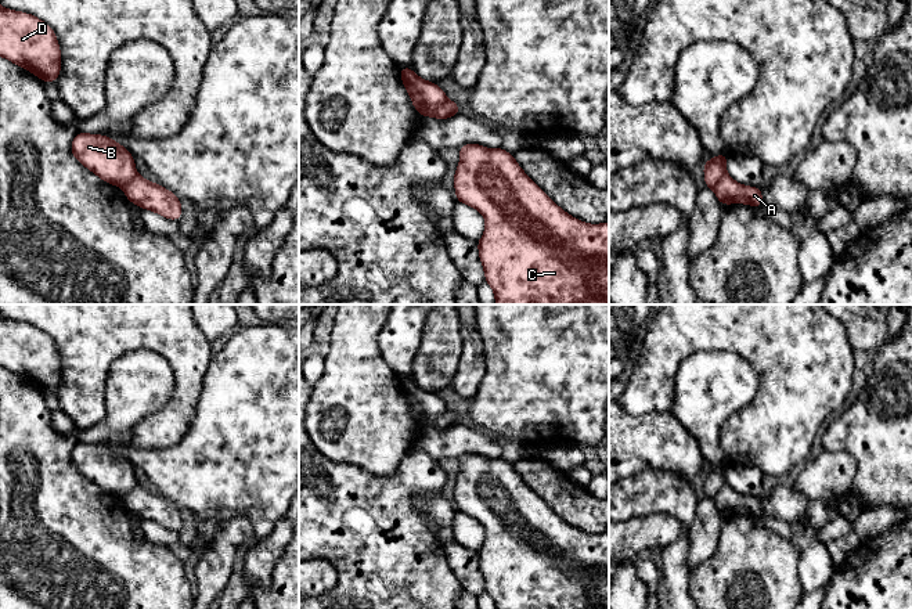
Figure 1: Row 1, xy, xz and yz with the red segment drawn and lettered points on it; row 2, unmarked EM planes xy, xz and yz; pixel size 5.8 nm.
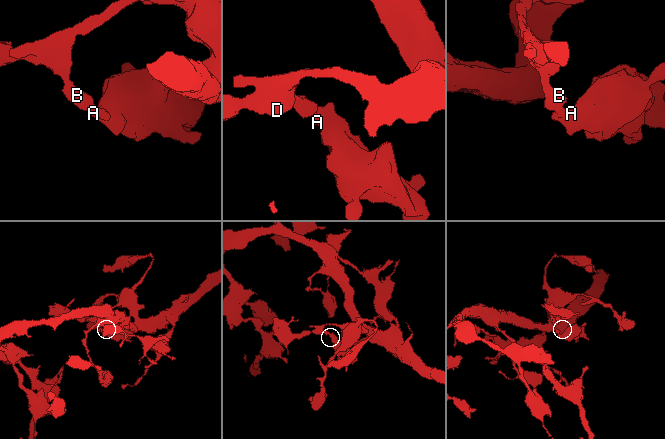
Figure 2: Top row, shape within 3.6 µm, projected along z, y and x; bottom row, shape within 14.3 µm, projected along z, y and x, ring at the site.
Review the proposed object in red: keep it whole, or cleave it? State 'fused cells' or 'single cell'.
fused cells

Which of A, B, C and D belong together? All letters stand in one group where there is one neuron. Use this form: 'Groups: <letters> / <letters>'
Groups: A C / B D

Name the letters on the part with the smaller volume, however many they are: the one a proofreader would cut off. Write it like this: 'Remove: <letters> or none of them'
Remove: A, C

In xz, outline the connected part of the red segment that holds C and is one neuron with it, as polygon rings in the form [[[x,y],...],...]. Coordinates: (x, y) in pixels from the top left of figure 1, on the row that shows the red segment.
[[[462,144],[458,149],[455,199],[479,210],[486,220],[477,249],[495,304],[609,304],[609,221],[587,224],[567,215],[501,147],[487,149],[480,144]]]

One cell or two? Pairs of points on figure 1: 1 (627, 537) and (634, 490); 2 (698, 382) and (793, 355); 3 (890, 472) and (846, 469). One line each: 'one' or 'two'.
1: two
2: two
3: two

